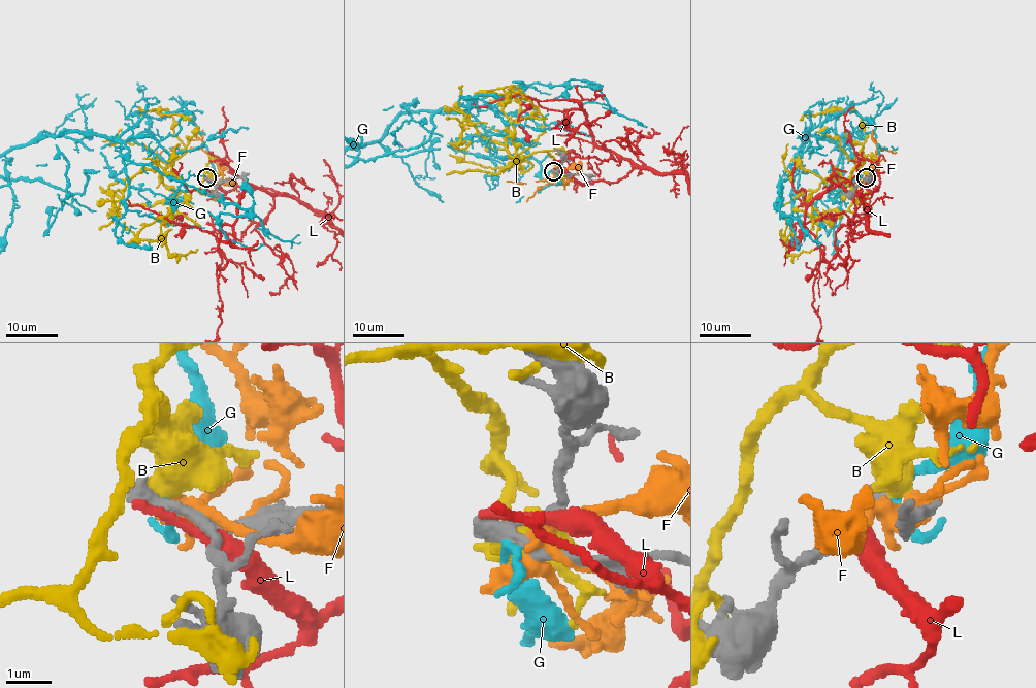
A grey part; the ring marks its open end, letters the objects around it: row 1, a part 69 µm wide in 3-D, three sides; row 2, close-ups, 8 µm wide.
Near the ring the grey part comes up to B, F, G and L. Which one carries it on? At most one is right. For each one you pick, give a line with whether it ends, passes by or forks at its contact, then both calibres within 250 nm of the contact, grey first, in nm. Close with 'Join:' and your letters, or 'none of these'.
Join: none of these

